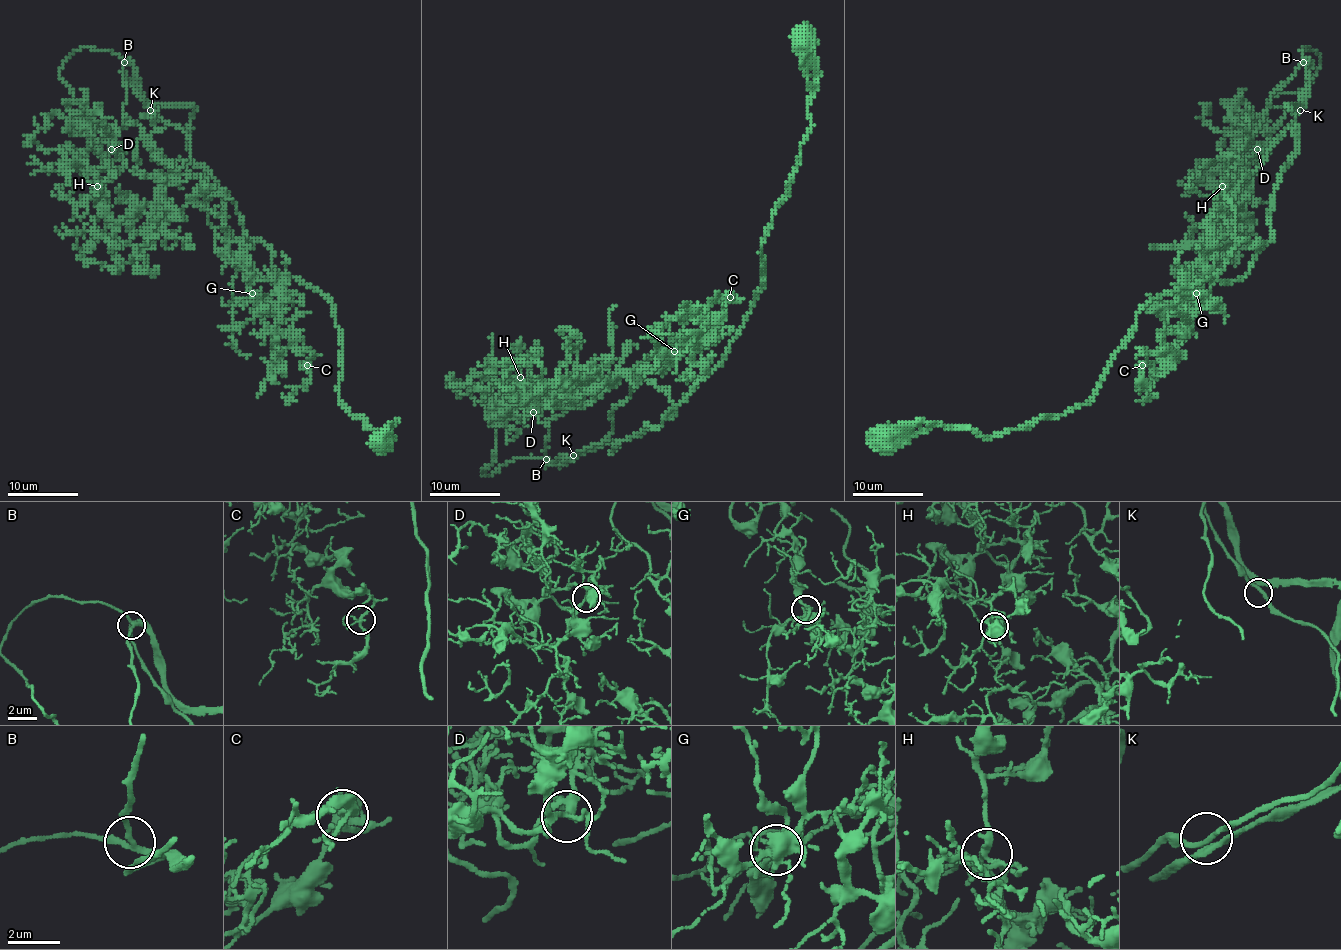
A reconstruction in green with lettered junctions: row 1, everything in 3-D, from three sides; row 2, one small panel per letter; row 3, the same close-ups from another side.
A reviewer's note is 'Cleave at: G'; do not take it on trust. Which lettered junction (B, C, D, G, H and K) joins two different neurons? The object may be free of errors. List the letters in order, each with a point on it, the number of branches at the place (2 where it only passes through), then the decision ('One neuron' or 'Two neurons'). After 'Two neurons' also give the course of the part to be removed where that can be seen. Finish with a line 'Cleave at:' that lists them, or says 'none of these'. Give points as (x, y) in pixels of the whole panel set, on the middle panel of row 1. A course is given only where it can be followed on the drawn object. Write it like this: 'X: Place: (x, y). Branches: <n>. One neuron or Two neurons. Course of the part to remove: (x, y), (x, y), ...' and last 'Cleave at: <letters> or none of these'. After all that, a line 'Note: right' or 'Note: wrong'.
B: Place: (546, 459). Branches: 4. One neuron
C: Place: (730, 297). Branches: 4. One neuron
D: Place: (533, 412). Branches: 6. One neuron
G: Place: (674, 351). Branches: 7. One neuron
H: Place: (520, 377). Branches: 5. One neuron
K: Place: (573, 455). Branches: 4. One neuron
Cleave at: none of these
Note: wrong

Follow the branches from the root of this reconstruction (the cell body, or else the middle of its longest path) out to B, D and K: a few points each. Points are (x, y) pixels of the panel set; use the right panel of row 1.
B: (884, 439), (1064, 414), (1148, 303), (1238, 281), (1271, 239), (1303, 62)
D: (884, 439), (1064, 414), (1148, 303), (1238, 281), (1312, 50), (1257, 149)
K: (884, 439), (935, 425), (995, 435), (1084, 405), (1148, 303), (1248, 271), (1296, 149), (1286, 106), (1300, 110)

